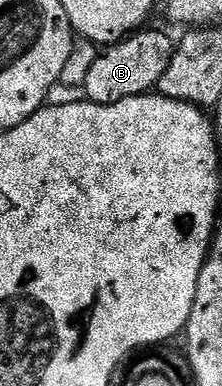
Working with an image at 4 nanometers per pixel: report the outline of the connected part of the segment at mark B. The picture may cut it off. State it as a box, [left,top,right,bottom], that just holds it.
[84,29,176,103]

